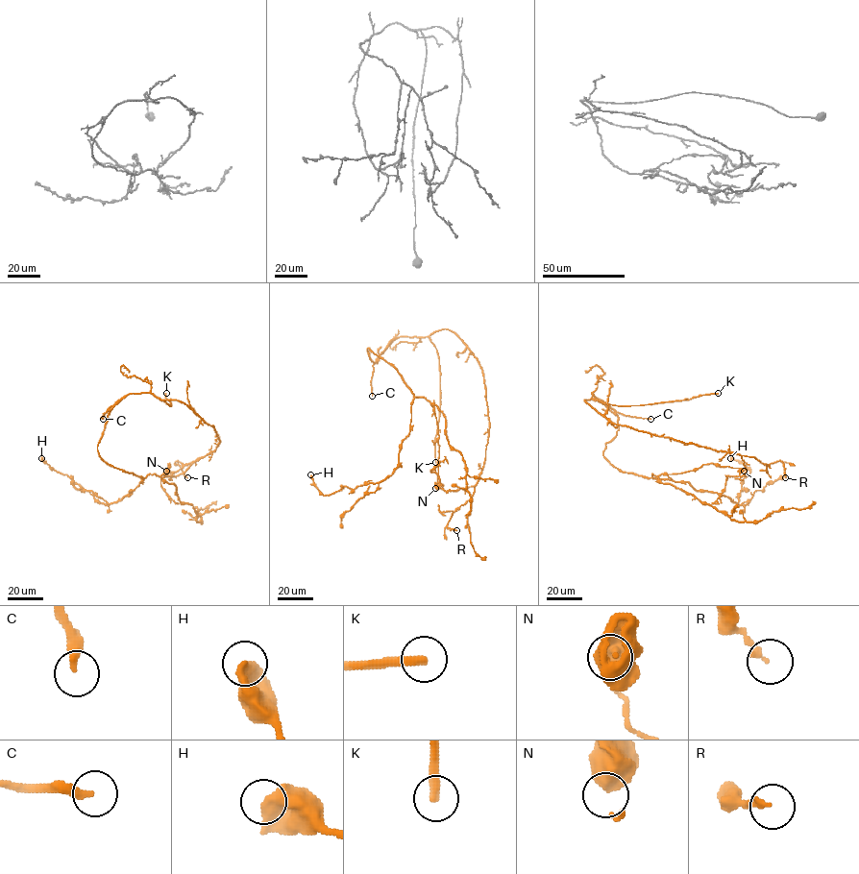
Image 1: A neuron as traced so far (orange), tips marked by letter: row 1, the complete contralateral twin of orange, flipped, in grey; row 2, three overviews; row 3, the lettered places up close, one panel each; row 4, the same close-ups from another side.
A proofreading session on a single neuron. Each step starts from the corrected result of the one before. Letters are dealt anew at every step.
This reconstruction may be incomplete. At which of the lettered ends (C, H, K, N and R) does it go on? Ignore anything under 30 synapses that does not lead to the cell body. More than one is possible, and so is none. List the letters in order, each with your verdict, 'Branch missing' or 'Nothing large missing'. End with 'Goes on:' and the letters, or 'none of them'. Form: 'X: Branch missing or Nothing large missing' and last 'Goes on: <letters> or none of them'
C: Branch missing
H: Nothing large missing
K: Branch missing
N: Nothing large missing
R: Nothing large missing
Goes on: C, K

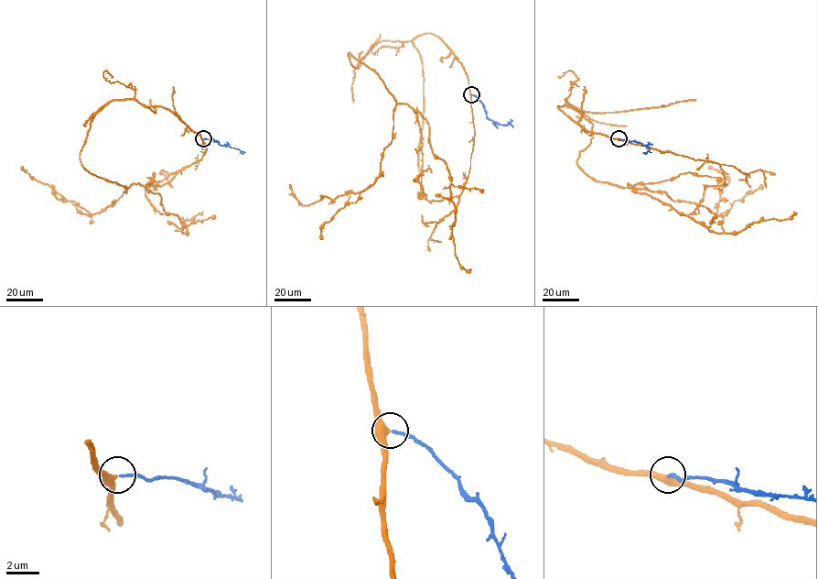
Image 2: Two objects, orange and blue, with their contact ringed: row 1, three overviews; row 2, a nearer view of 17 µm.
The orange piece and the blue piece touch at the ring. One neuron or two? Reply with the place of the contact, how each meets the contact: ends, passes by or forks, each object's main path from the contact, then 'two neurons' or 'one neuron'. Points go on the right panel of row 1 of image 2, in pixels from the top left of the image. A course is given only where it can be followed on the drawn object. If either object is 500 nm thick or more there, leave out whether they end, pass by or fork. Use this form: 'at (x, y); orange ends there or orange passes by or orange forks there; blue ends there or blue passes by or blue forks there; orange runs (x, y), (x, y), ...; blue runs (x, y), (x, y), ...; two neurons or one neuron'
at (618, 138); orange passes by; blue ends there; orange runs (618, 139), (557, 106), (565, 100), (592, 125), (577, 165), (597, 181), (628, 183), (717, 233), (794, 212); blue runs (618, 139), (640, 143), (651, 152); one neuron

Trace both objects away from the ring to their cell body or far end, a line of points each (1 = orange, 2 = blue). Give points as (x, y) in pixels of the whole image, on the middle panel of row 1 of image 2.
1: (471, 94), (429, 33), (374, 43), (358, 68), (348, 54), (425, 120), (471, 270)
2: (471, 94), (482, 103), (489, 118), (503, 125), (510, 123), (512, 126)

